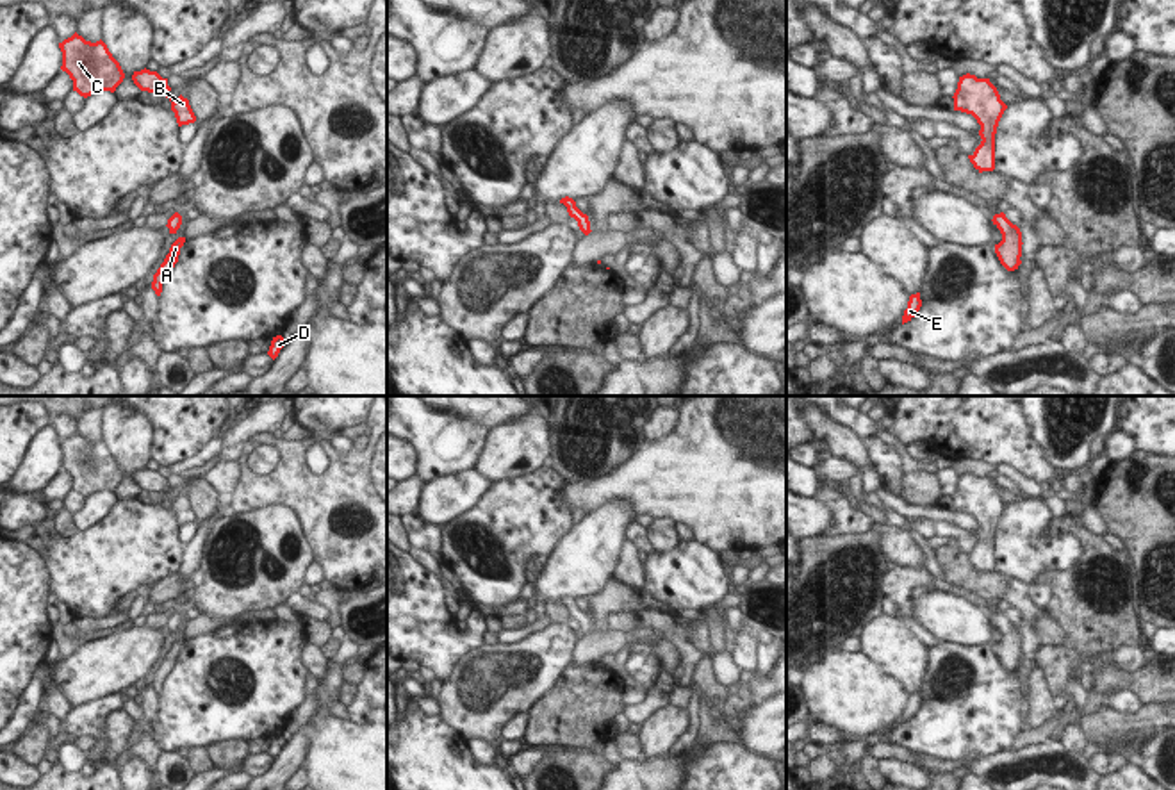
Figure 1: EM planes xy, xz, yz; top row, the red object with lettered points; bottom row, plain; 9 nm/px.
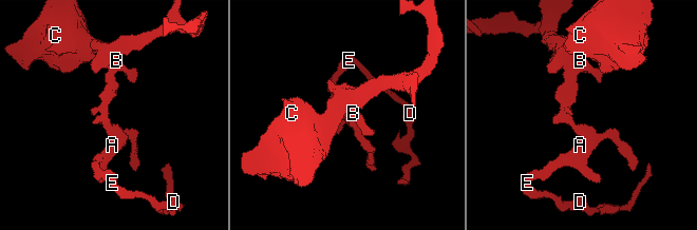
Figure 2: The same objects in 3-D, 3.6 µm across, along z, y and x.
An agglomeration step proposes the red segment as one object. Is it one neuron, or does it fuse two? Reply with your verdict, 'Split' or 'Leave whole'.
Leave whole

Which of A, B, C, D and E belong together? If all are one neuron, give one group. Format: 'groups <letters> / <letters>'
groups A B C D E

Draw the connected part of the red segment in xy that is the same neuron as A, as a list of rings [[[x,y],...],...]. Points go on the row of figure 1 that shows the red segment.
[[[178,237],[171,244],[169,253],[166,255],[157,273],[153,275],[152,289],[155,291],[157,296],[160,296],[164,280],[178,262],[180,248],[184,246],[184,243],[185,243],[185,237]]]

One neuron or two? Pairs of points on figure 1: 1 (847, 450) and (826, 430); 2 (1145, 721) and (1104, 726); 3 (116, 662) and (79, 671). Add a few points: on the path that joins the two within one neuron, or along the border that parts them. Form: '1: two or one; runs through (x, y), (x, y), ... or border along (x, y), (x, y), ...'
1: one; runs through (842, 444), (831, 434)
2: one; runs through (1134, 726), (1115, 726)
3: one; runs through (107, 666), (88, 671)

